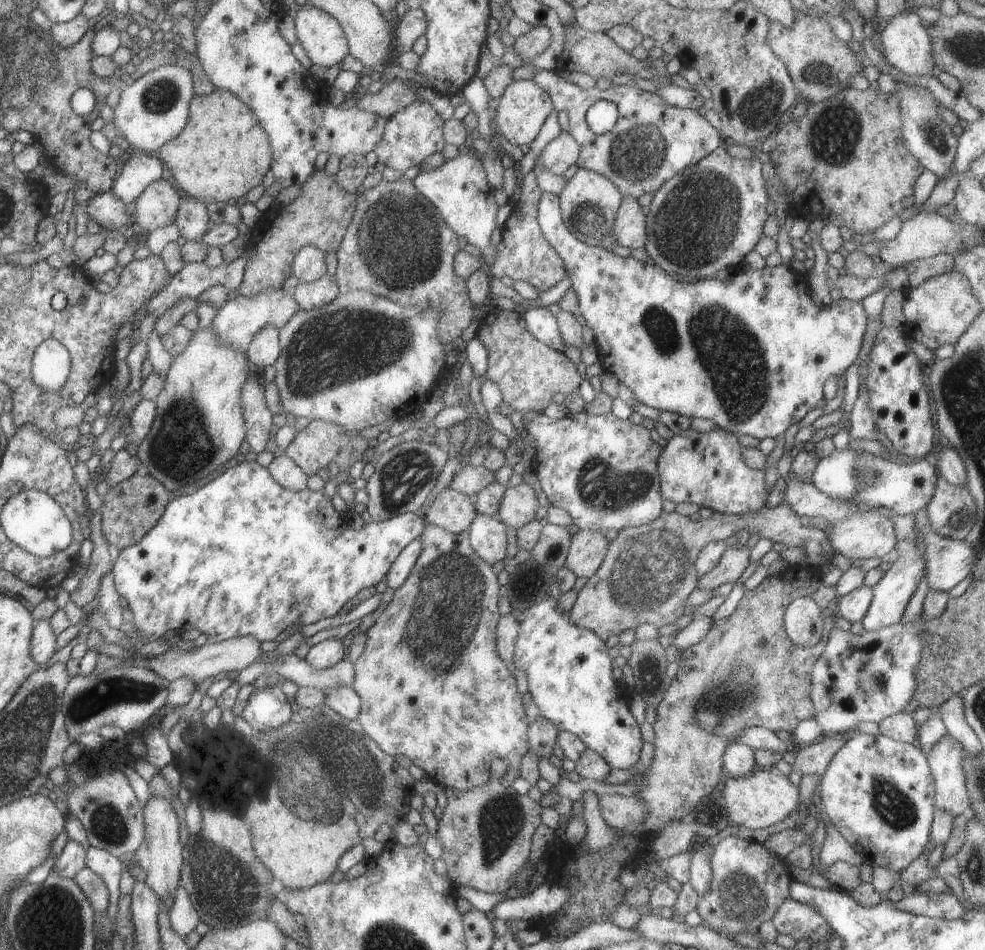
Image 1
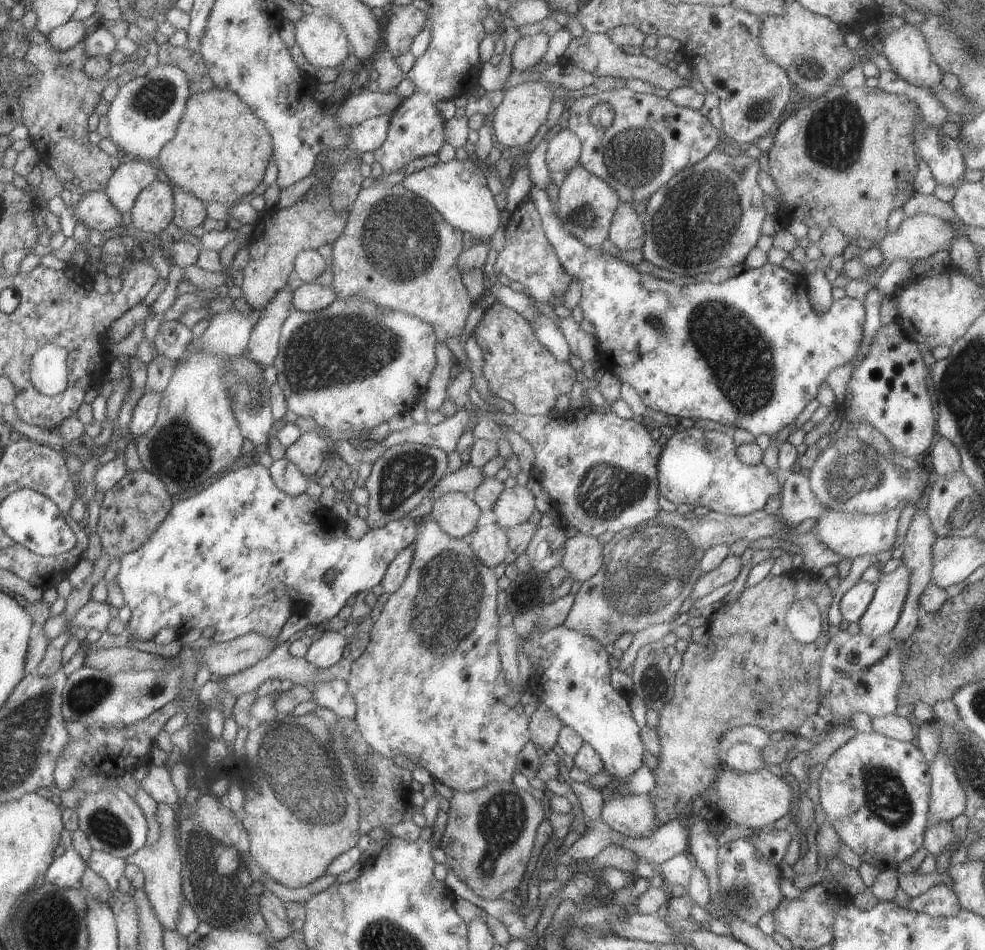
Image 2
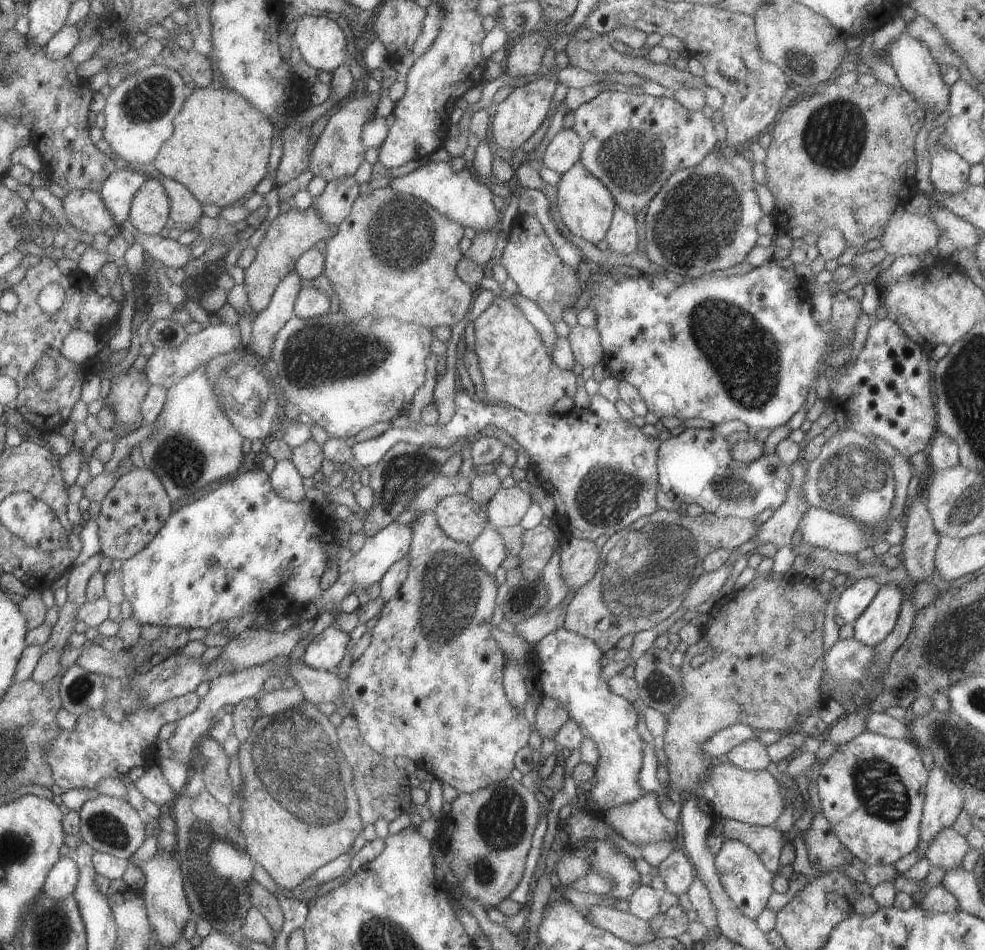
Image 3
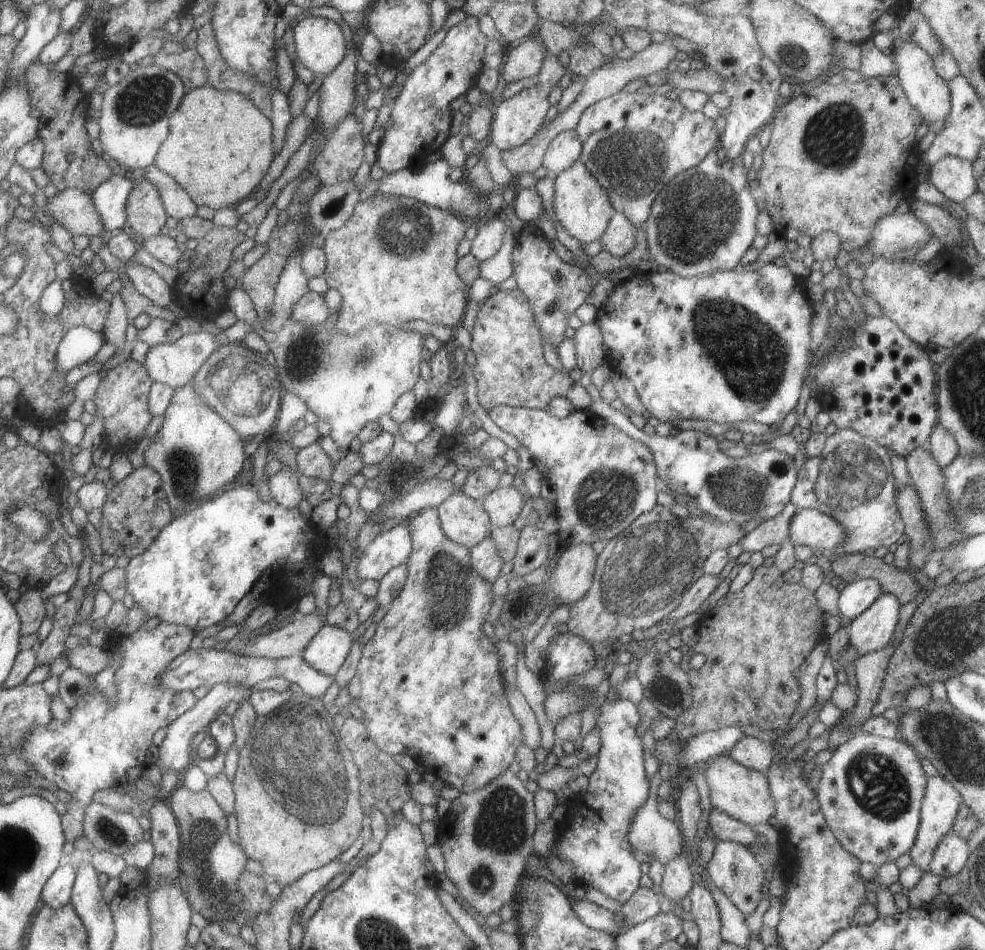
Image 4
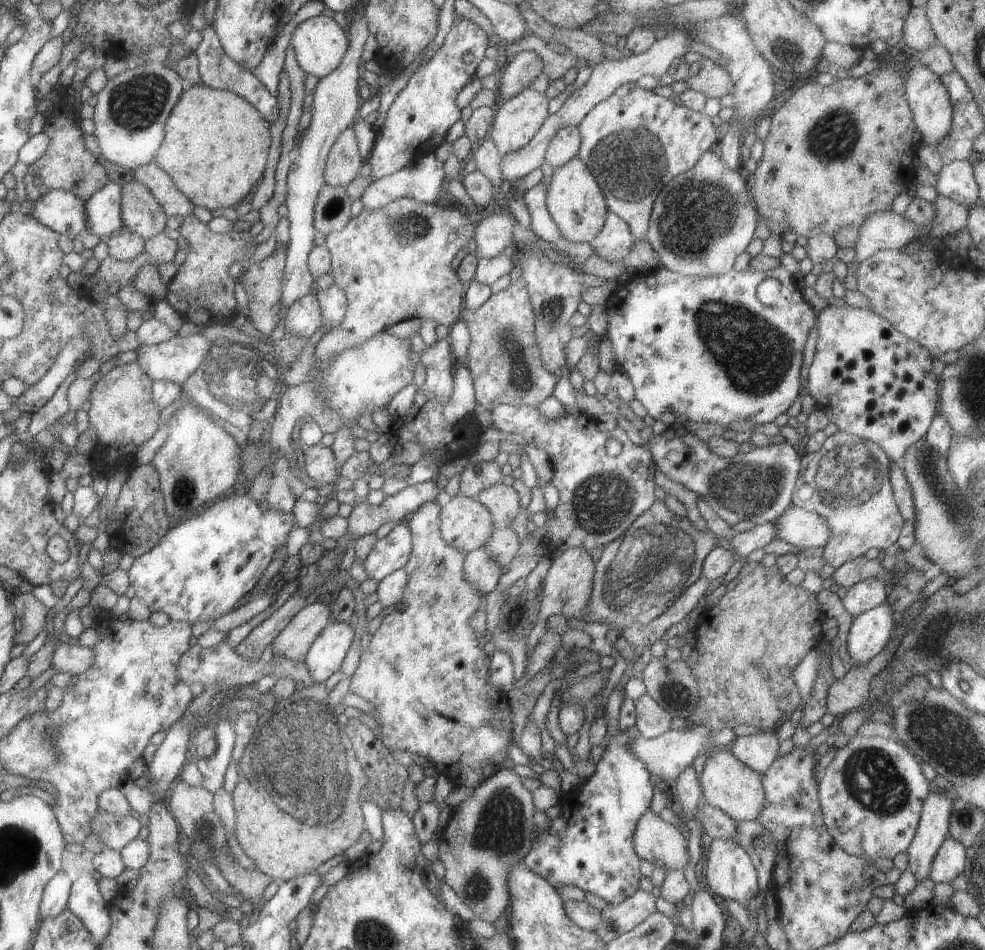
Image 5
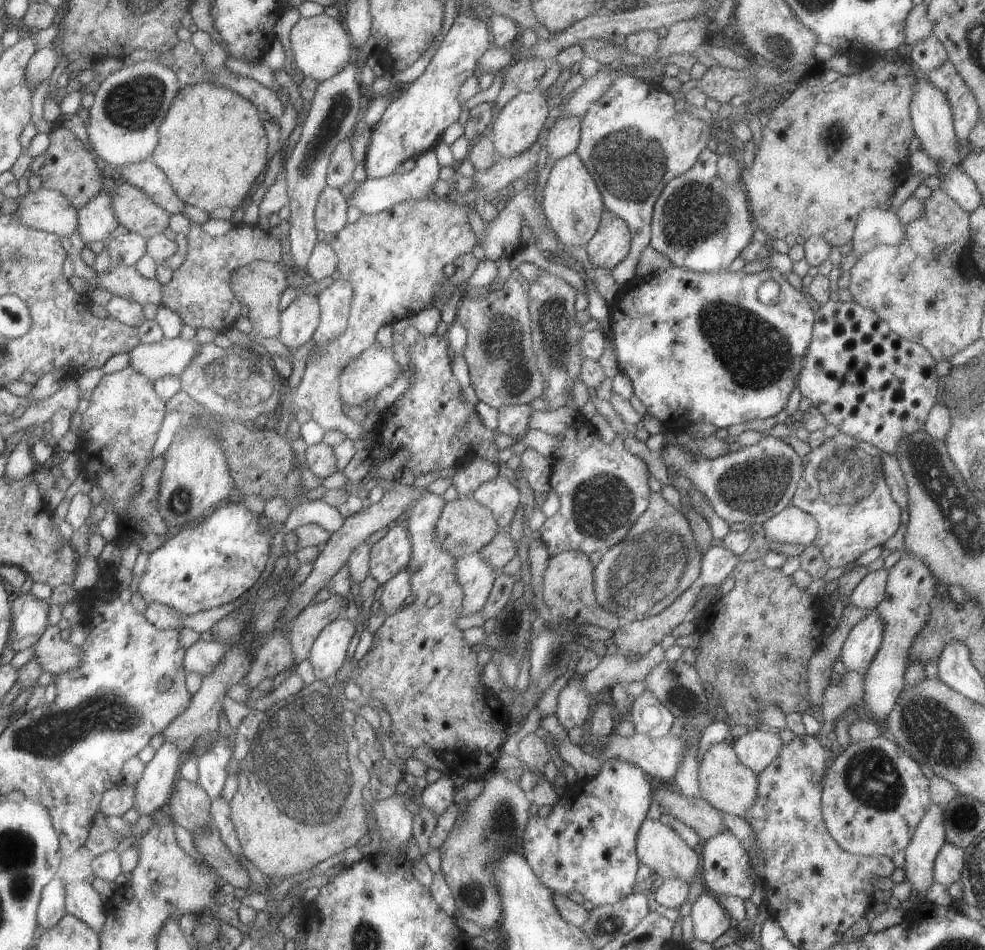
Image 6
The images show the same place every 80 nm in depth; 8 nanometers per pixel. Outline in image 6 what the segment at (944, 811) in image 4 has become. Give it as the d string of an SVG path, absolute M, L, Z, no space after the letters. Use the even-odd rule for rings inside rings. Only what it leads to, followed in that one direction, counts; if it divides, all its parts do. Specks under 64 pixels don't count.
M931 803L923 818L914 830L909 844L904 848L904 880L910 884L910 895L915 898L925 898L929 887L934 883L933 863L936 854L941 850L944 843L944 828L942 819L943 805Z

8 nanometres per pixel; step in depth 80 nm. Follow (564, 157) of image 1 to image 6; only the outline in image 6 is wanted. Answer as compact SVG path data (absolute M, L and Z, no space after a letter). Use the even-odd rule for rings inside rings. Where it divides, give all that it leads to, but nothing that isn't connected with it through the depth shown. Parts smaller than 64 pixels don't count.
M561 115L547 132L546 152L547 156L553 158L554 162L557 159L563 158L570 152L576 150L580 137L580 118L575 115Z

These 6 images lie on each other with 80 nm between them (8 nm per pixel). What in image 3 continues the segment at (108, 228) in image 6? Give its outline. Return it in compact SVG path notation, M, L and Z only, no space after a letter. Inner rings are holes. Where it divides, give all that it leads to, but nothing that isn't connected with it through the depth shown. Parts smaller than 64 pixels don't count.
M116 168L102 182L101 188L98 190L99 198L111 214L114 222L114 229L121 226L123 220L128 219L130 202L135 191L148 178L148 174L144 173L142 168Z

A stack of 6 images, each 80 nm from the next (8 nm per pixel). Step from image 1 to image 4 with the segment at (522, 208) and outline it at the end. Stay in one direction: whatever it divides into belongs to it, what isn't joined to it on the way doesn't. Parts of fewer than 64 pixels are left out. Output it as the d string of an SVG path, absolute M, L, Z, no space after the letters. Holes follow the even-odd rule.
M526 224L522 229L512 250L512 274L516 280L516 288L530 302L543 344L548 343L556 349L565 340L563 331L567 328L567 317L574 314L592 289L591 277L581 267L559 259L549 247L549 239L542 232L531 224Z

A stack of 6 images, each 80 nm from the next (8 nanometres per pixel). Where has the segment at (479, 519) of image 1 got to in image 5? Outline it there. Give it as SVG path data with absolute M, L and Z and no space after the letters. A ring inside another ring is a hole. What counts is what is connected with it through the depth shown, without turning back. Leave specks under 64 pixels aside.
M484 546L465 554L462 578L483 597L483 600L485 594L489 594L496 587L501 574L501 567L490 558Z

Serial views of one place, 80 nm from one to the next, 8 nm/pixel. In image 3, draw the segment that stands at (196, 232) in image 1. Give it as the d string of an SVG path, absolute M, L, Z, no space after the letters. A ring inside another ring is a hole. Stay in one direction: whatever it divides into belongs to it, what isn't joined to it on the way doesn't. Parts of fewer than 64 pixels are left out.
M163 175L157 178L168 200L168 218L191 226L202 215L202 205L181 183Z

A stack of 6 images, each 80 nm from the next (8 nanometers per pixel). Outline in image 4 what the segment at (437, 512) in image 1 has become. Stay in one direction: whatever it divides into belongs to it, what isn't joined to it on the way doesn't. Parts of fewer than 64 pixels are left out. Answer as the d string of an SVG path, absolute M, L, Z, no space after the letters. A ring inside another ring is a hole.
M455 491L436 509L441 530L455 544L470 549L489 535L490 520L478 499Z

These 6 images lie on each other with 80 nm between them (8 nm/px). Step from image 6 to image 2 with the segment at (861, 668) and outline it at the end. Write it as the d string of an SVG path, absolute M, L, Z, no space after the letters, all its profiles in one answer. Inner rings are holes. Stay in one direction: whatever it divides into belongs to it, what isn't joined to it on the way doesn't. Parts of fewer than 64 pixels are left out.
M903 562L892 572L878 577L873 598L858 620L859 633L874 639L890 632L898 623L909 577Z

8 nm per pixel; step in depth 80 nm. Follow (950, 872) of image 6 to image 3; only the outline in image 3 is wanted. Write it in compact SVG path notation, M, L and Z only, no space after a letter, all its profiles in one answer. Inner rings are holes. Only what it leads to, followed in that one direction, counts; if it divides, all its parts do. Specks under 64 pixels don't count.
M945 827L928 842L924 858L932 868L941 868L945 872L949 869L961 868L961 860L968 849L964 837L951 827Z

